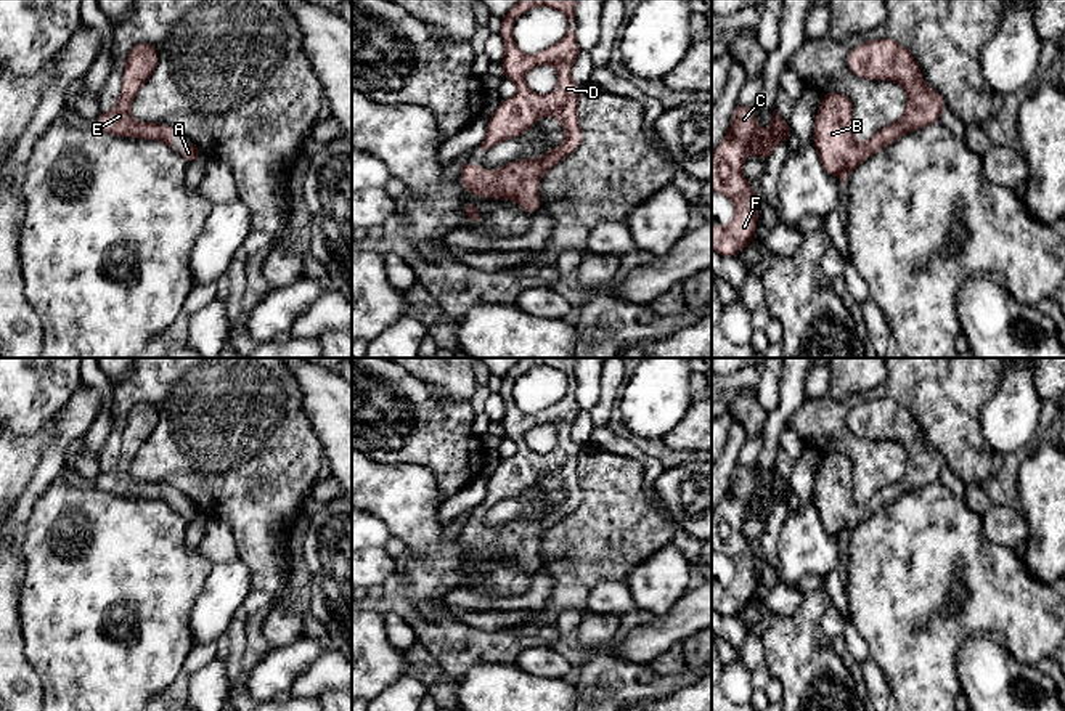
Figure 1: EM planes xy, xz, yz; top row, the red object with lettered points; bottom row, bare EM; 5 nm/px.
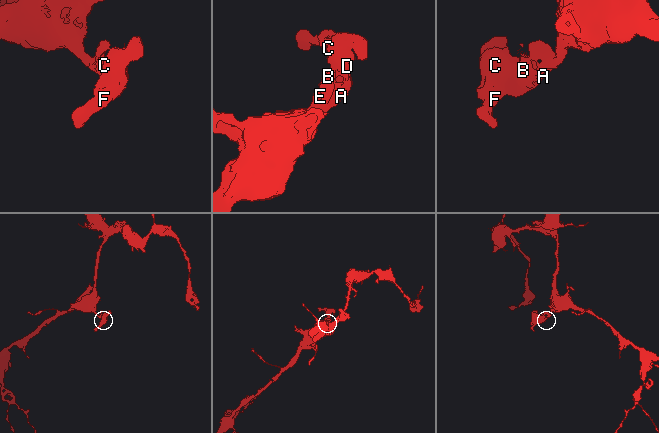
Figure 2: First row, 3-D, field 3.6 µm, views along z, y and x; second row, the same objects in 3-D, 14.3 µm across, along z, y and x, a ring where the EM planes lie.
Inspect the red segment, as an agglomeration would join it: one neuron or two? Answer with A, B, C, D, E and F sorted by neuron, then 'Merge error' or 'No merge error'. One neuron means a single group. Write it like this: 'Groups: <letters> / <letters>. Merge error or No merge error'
Groups: A B C D E F. No merge error

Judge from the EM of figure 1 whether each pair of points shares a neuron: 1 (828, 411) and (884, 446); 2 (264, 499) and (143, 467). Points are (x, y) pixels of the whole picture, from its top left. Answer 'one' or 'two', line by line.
1: one
2: one

